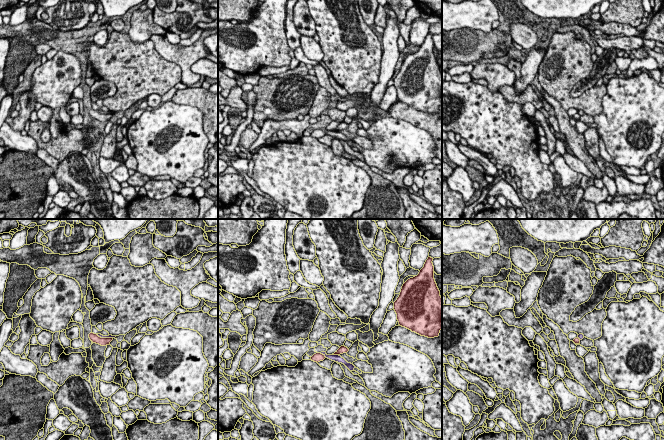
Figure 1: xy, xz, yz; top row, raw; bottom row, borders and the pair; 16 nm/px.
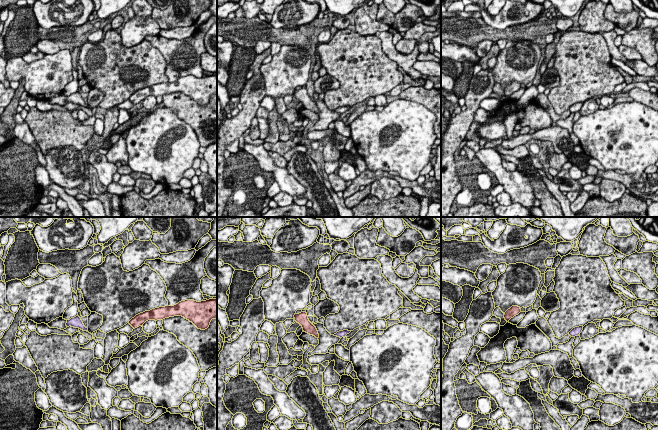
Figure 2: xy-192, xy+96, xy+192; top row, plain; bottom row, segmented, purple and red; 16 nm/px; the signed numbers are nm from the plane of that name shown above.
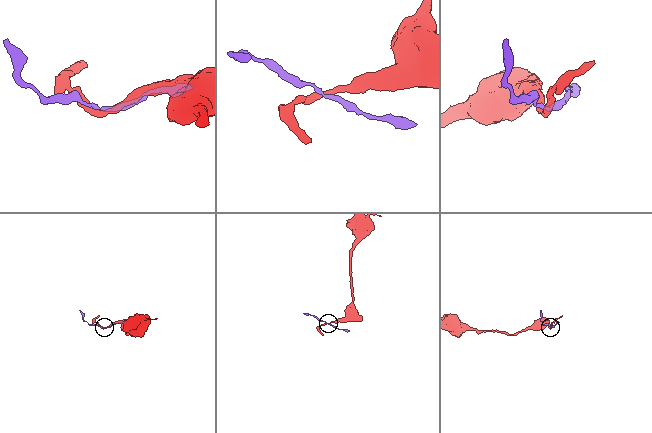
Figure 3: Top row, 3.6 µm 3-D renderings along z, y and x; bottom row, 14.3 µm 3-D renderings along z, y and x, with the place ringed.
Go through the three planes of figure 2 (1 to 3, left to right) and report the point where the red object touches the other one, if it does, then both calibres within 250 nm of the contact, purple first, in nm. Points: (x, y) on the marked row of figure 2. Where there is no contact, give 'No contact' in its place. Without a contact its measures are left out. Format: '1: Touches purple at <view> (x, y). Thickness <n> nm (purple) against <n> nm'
1: No contact
2: No contact
3: No contact

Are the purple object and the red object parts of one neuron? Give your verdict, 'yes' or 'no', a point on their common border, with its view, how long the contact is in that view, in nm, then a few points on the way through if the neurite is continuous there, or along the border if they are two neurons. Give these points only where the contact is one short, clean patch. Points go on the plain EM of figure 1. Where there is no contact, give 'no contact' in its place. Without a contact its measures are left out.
no | xz (323, 130) | 130 nm | along xz (320, 129), (326, 133)

